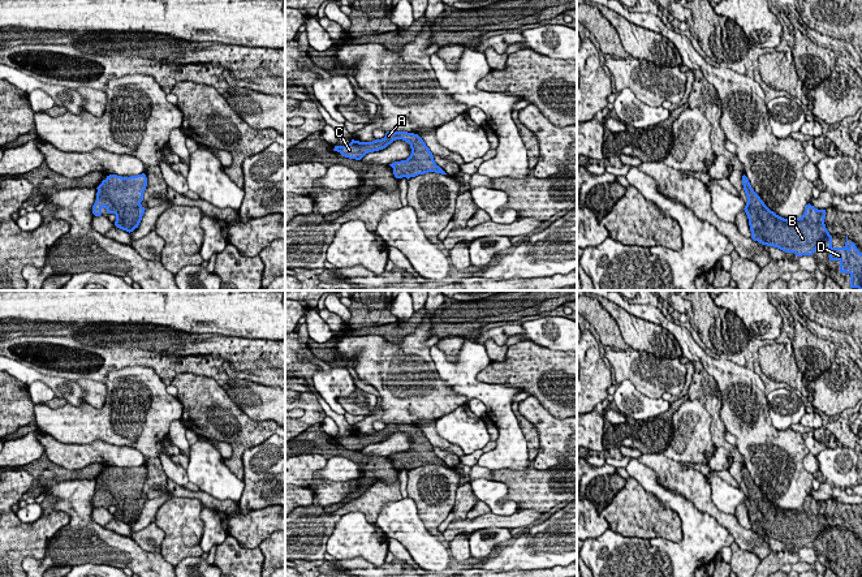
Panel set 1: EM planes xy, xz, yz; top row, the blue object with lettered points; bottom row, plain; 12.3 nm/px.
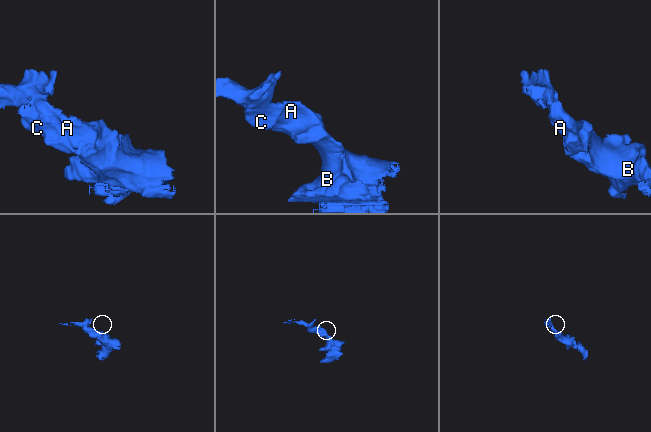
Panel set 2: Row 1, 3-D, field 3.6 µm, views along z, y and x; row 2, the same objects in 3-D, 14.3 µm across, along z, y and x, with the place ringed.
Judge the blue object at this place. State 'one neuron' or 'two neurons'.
one neuron

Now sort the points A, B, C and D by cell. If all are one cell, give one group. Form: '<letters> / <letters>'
A B C D

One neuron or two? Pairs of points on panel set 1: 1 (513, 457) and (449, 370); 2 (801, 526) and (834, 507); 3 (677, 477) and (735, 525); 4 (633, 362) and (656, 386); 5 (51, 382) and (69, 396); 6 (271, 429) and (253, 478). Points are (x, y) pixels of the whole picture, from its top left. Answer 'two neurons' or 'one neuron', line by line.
1: one neuron
2: one neuron
3: one neuron
4: one neuron
5: one neuron
6: two neurons

